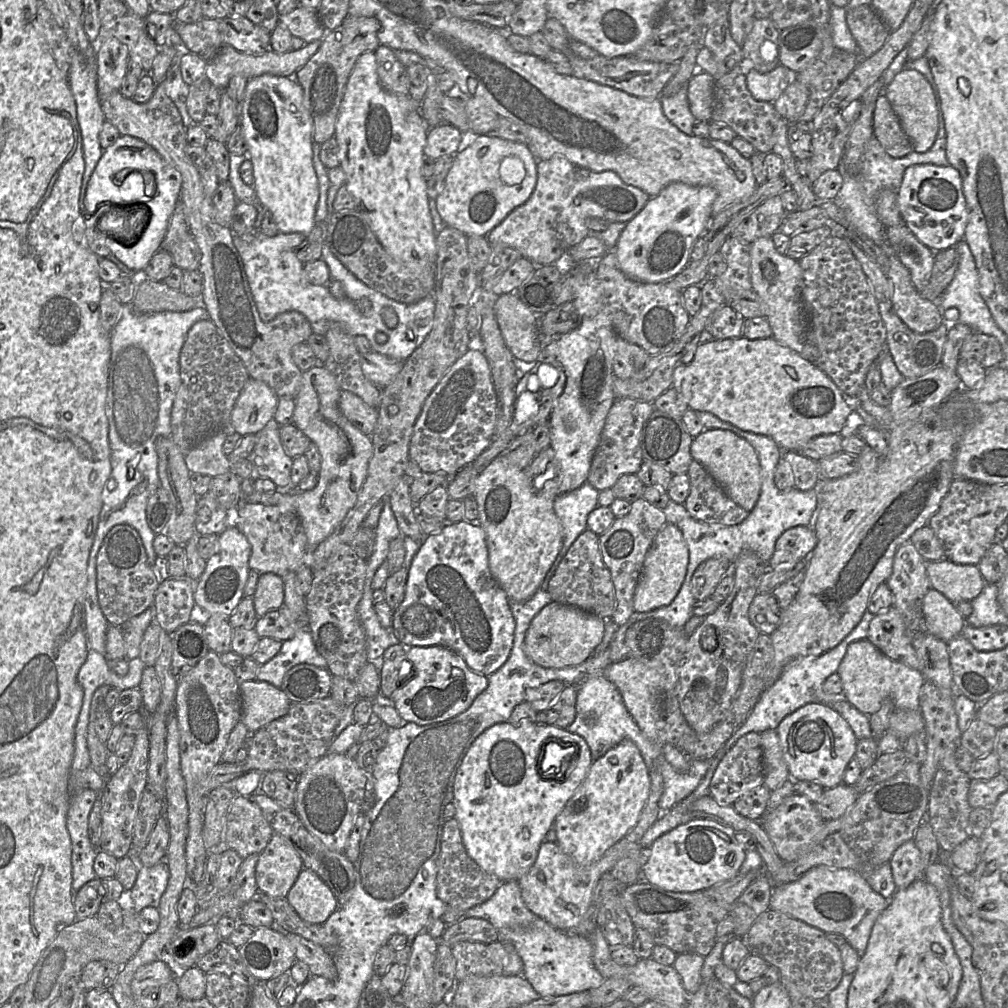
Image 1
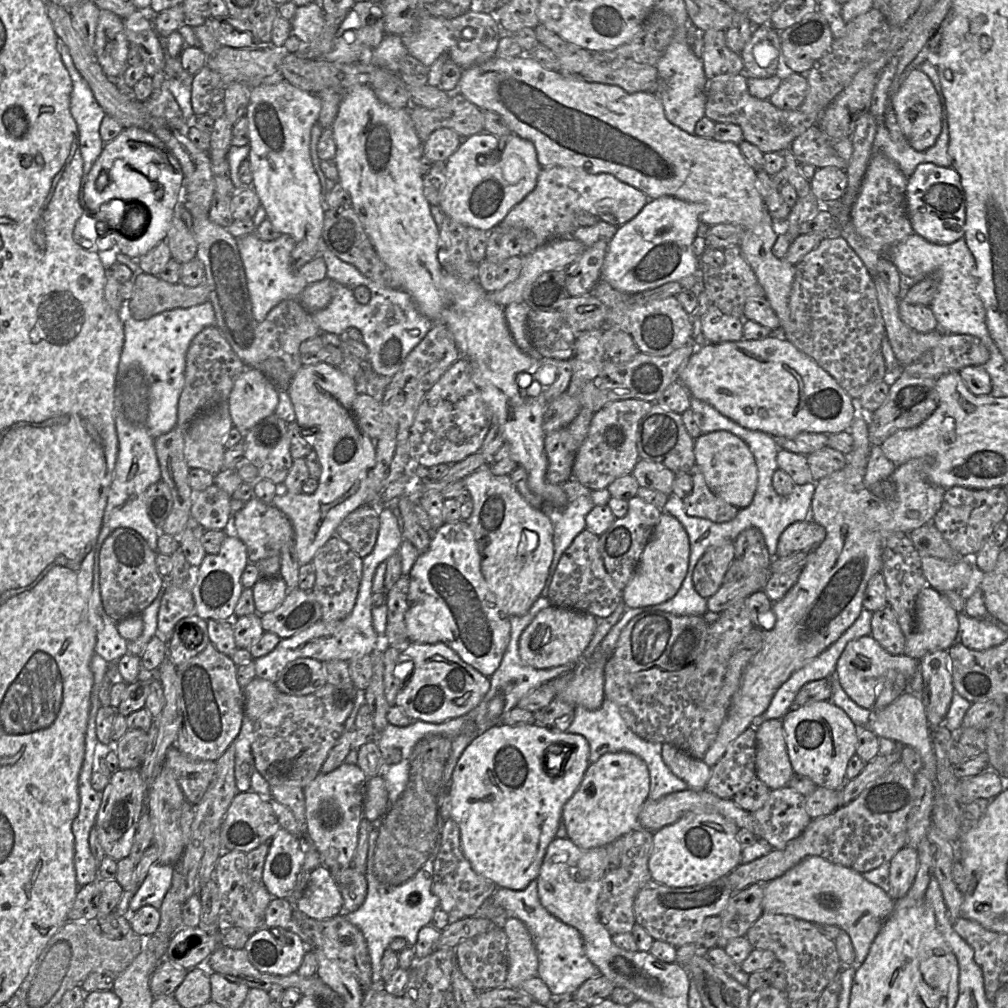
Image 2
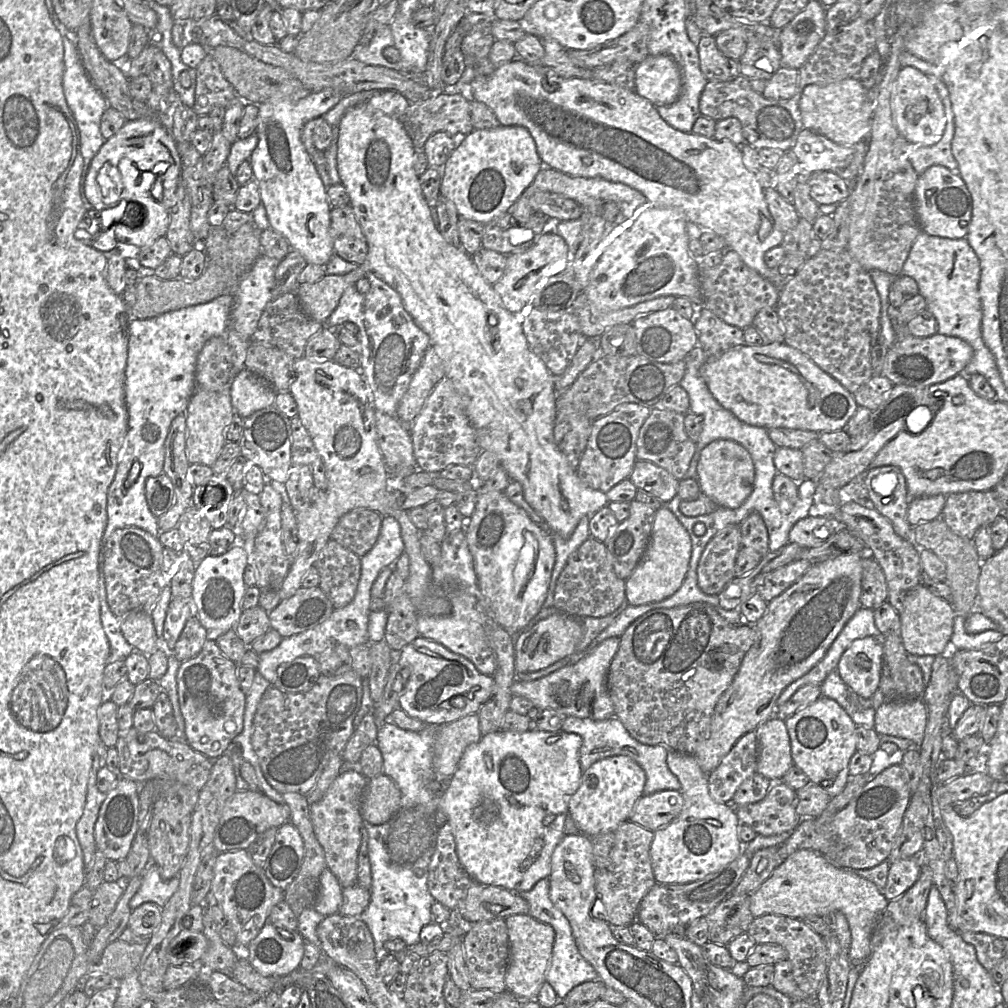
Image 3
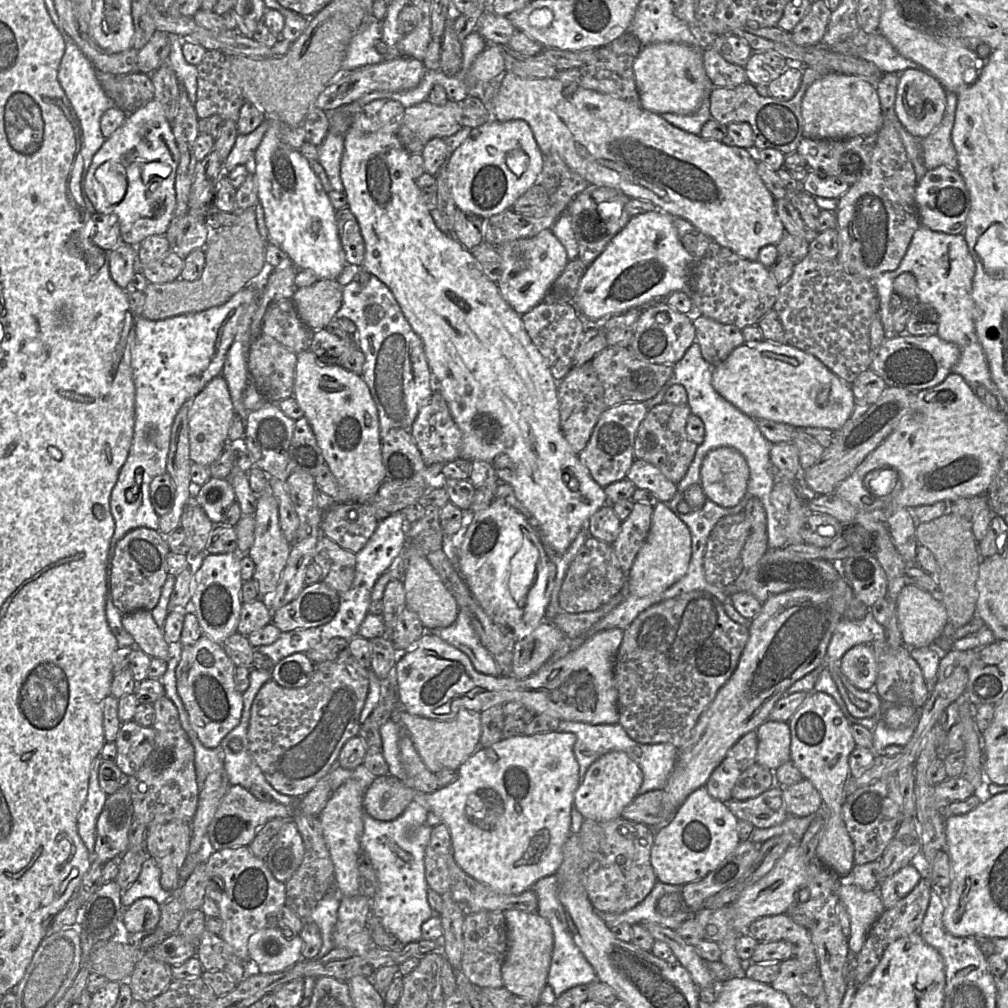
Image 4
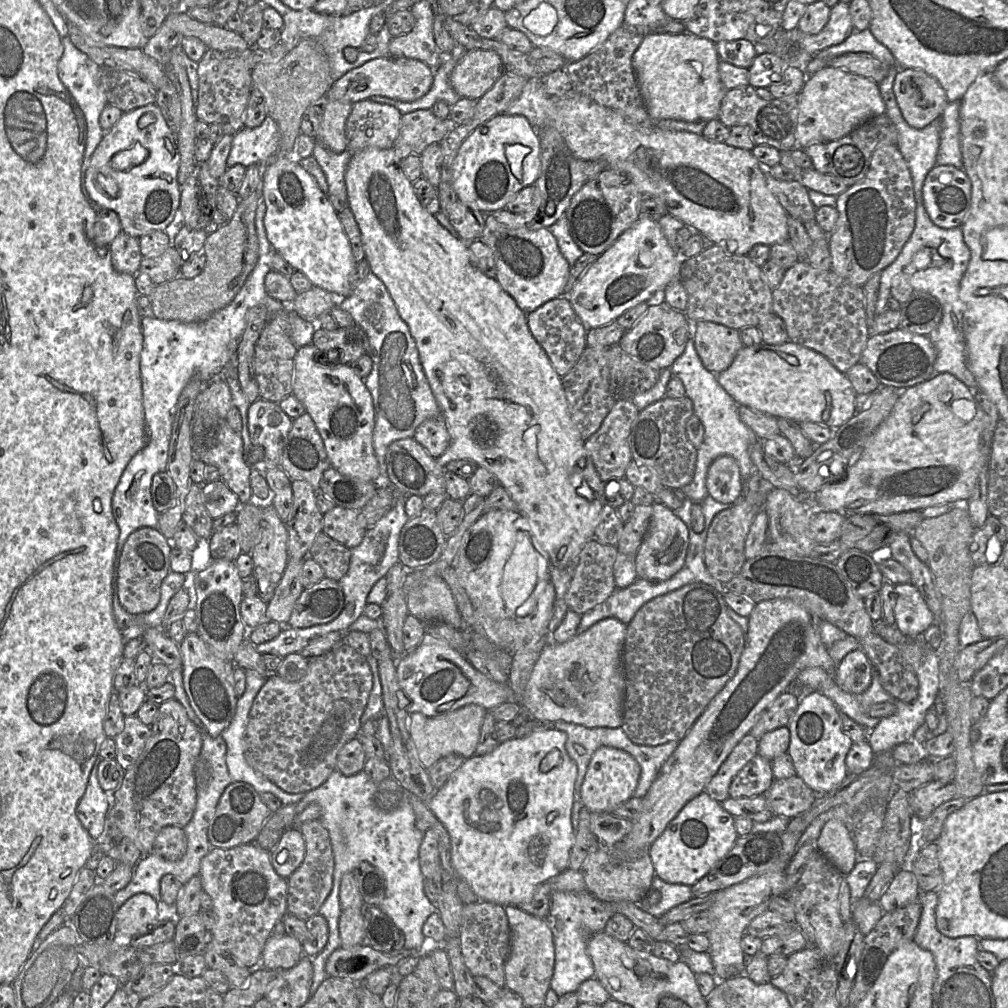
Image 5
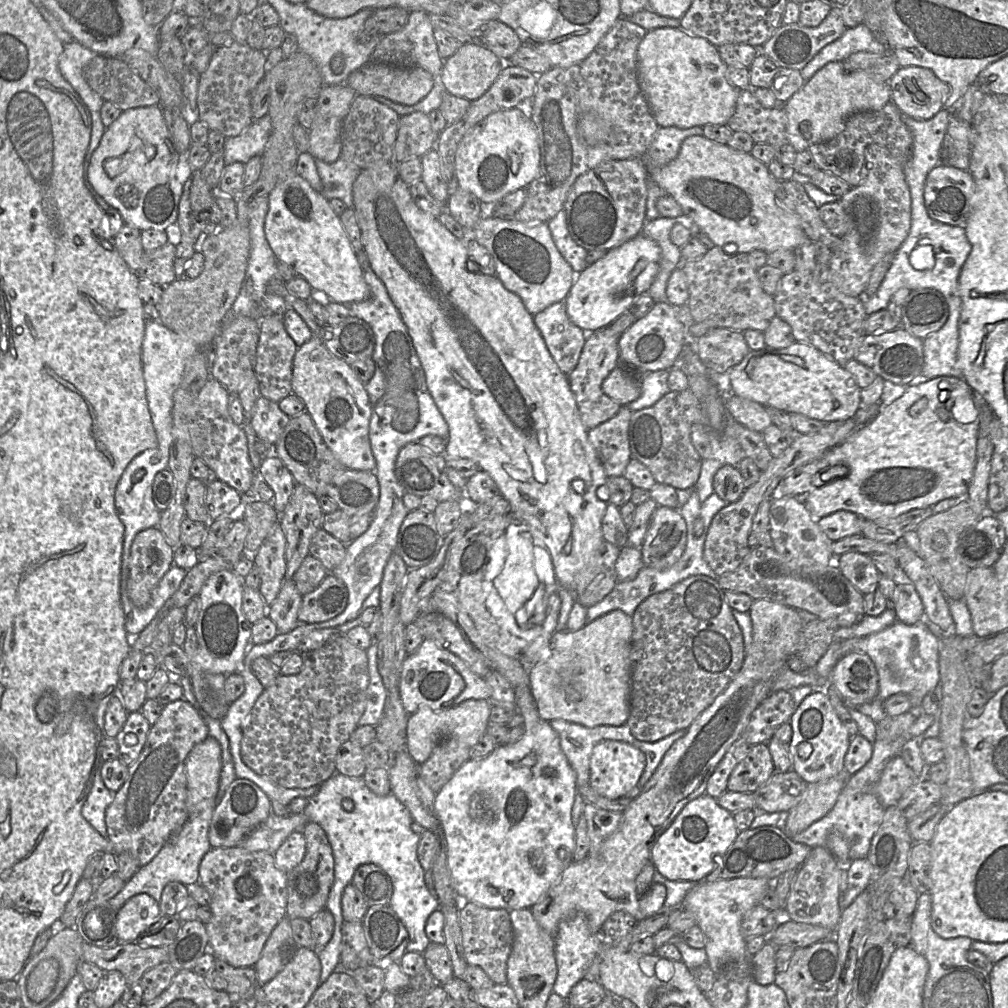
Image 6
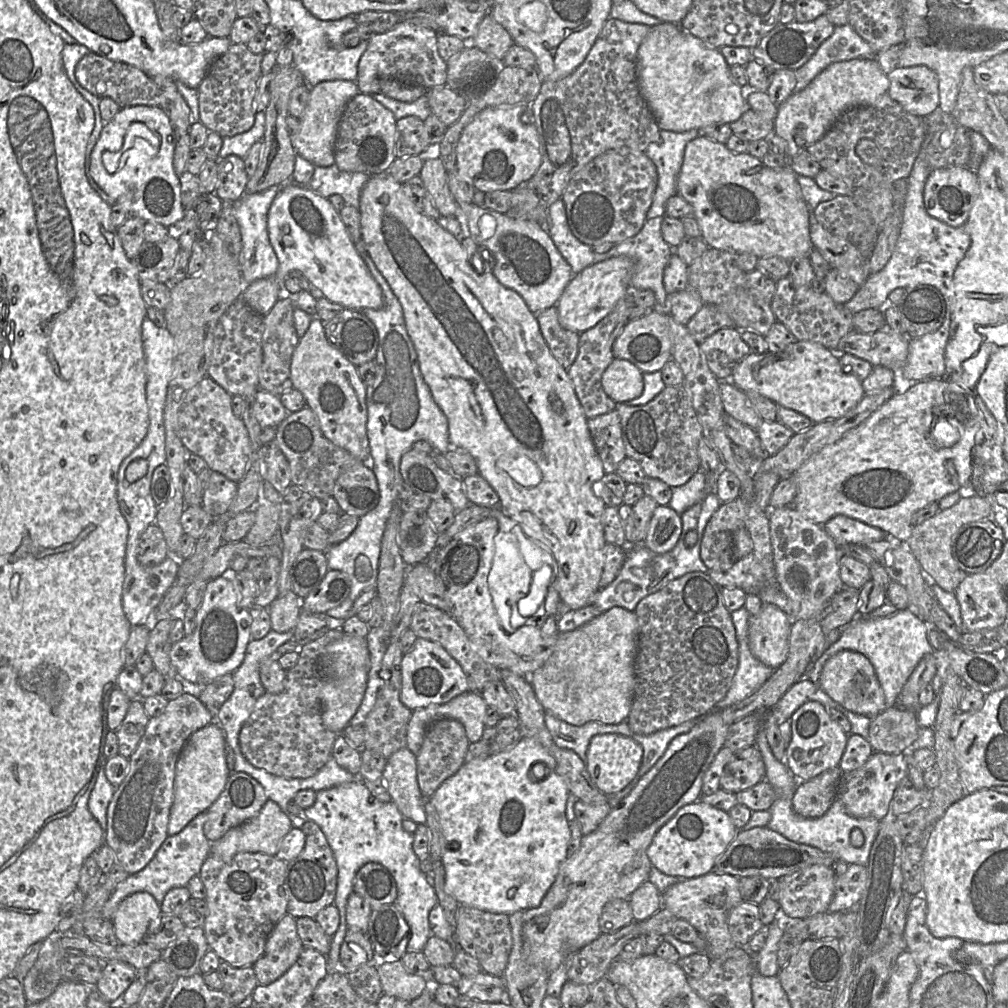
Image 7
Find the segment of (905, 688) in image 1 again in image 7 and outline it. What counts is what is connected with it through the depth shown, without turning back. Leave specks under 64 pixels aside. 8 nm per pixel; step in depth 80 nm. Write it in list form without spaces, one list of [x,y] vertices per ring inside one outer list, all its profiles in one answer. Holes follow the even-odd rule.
[[[843,650],[825,663],[820,675],[820,687],[844,707],[868,717],[886,709],[885,695],[870,660],[862,653]]]

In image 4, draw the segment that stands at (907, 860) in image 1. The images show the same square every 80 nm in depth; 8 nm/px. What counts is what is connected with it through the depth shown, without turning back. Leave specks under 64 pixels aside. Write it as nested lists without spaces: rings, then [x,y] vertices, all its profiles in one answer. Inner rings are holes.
[[[908,864],[882,882],[878,893],[884,908],[892,908],[915,888],[921,878],[919,871],[912,864]]]

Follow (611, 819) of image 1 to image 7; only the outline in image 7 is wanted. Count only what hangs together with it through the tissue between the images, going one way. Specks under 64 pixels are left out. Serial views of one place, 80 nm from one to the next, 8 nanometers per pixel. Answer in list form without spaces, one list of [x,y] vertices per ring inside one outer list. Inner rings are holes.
[[[616,733],[595,735],[587,751],[587,769],[596,786],[605,794],[622,791],[636,777],[642,763],[644,750],[631,737]]]

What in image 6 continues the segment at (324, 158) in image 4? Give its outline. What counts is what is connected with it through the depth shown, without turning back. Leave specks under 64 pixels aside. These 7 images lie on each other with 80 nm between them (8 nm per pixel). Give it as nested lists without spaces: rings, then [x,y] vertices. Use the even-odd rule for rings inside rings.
[[[341,157],[333,163],[315,159],[315,164],[322,183],[321,194],[327,200],[338,198],[346,208],[353,208],[352,187],[361,169]]]

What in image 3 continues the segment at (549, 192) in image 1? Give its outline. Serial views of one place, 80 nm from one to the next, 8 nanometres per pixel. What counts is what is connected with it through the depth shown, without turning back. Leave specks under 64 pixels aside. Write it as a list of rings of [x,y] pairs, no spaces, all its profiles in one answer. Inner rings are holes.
[[[543,166],[532,184],[522,193],[508,211],[519,224],[524,224],[532,214],[535,214],[530,206],[530,198],[535,192],[539,191],[563,195],[576,201],[583,208],[584,212],[598,214],[607,221],[617,224],[621,224],[624,221],[632,221],[637,213],[649,204],[647,198],[641,192],[626,184],[597,177],[572,176],[552,167]]]

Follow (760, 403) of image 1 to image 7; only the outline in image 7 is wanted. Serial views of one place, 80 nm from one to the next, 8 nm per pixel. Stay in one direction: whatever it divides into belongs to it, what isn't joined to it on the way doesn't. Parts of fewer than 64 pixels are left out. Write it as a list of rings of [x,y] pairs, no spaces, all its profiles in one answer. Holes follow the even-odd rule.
[[[802,340],[778,353],[751,352],[736,365],[730,381],[743,392],[756,392],[777,405],[801,413],[814,424],[844,416],[865,395],[862,381],[843,369],[835,351]]]

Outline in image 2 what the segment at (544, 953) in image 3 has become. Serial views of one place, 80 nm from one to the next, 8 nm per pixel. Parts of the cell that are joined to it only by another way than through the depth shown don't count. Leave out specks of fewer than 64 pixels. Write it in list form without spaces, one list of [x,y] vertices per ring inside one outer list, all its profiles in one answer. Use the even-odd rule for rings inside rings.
[[[507,918],[504,924],[509,954],[508,975],[504,986],[519,989],[522,982],[536,977],[538,956],[533,938],[526,925],[517,918]]]

